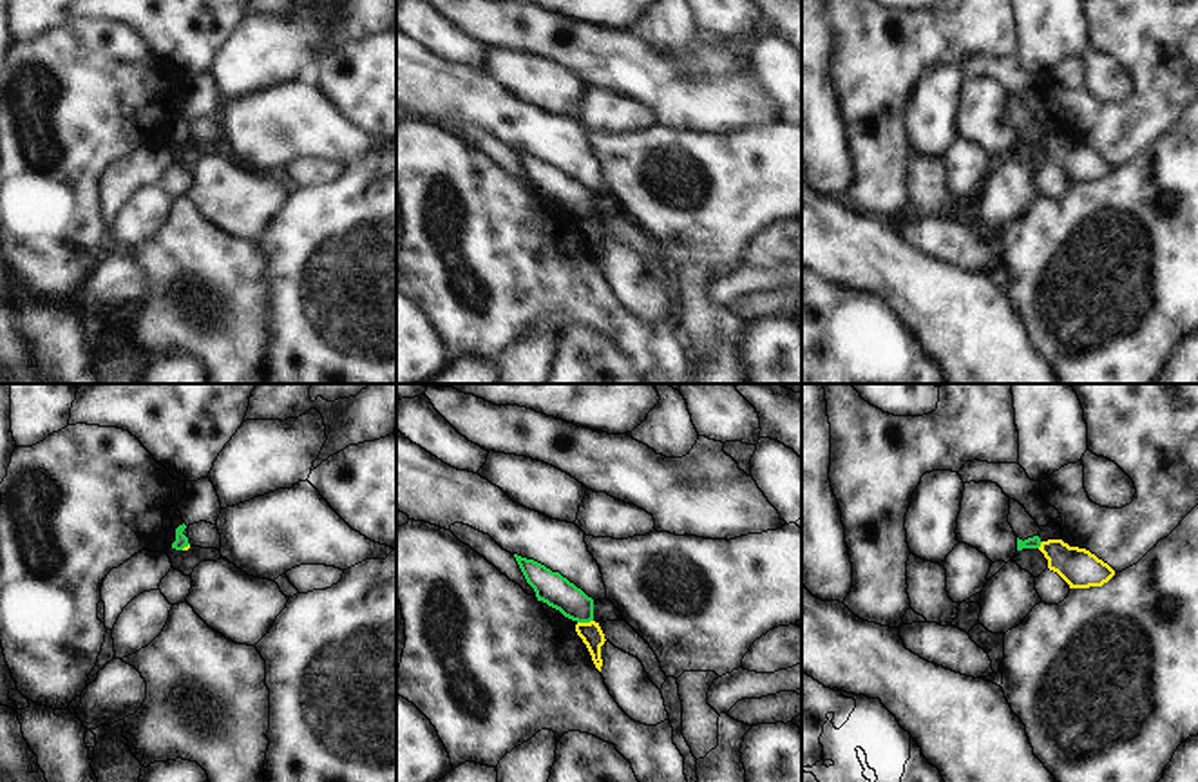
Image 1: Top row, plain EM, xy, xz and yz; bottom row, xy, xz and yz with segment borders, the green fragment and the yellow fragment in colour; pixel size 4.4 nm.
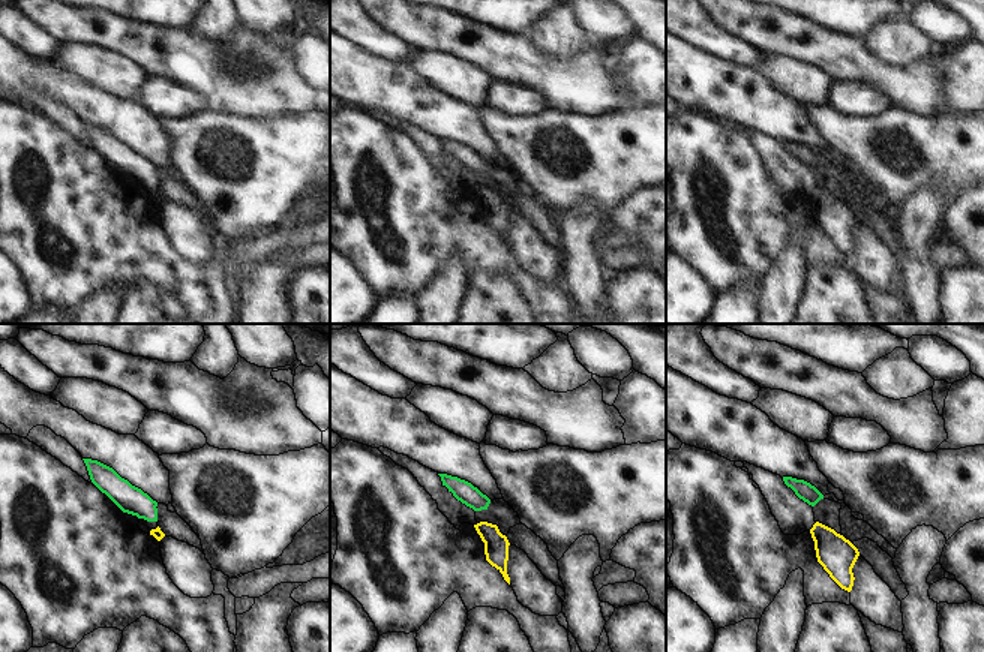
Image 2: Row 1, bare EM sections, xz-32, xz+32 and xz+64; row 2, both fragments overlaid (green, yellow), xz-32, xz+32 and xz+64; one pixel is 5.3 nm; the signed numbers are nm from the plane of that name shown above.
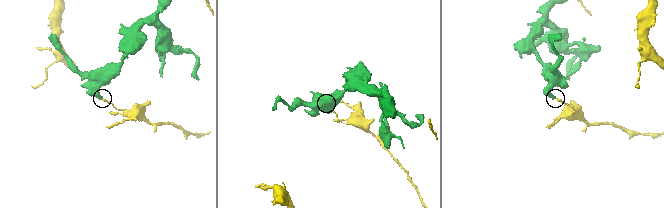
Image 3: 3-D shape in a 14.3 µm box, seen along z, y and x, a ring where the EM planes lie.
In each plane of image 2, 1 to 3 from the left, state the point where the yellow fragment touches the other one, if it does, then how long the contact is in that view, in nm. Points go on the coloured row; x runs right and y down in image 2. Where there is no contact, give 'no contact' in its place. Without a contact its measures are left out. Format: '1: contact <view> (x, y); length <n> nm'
1: no contact
2: no contact
3: no contact

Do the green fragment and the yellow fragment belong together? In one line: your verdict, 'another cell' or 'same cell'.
another cell

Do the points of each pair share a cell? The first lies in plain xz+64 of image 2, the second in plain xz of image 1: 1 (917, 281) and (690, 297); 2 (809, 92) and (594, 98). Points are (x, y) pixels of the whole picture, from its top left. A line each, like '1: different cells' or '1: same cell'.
1: same cell
2: different cells

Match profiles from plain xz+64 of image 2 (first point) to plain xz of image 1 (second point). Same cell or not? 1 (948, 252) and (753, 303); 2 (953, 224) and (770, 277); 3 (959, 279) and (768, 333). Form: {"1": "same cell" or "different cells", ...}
{"1": "same cell", "2": "different cells", "3": "same cell"}

